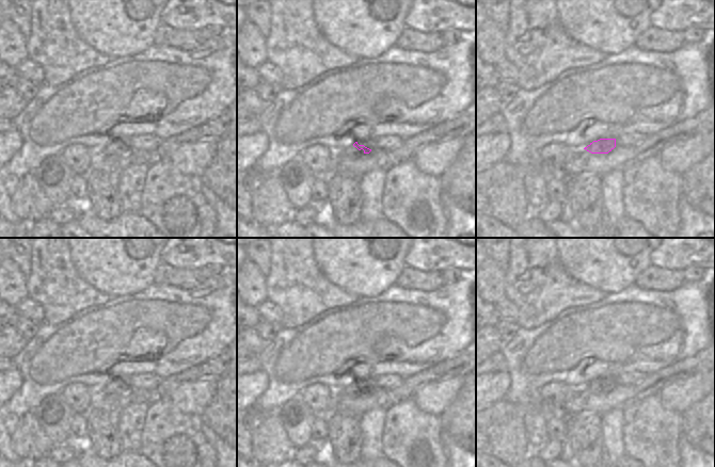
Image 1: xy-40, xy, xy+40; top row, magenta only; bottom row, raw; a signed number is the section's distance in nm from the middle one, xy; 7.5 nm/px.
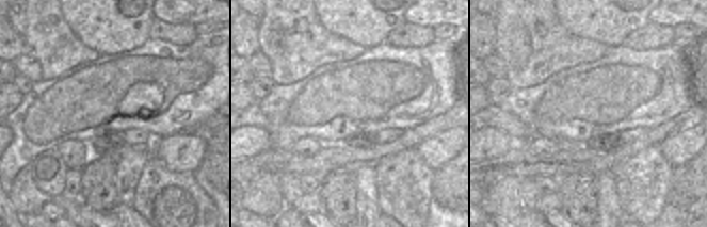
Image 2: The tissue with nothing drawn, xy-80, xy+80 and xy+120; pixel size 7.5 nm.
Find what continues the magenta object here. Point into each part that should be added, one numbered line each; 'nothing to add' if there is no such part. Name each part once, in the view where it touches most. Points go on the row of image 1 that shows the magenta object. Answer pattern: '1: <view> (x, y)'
1: xy (350, 150)

